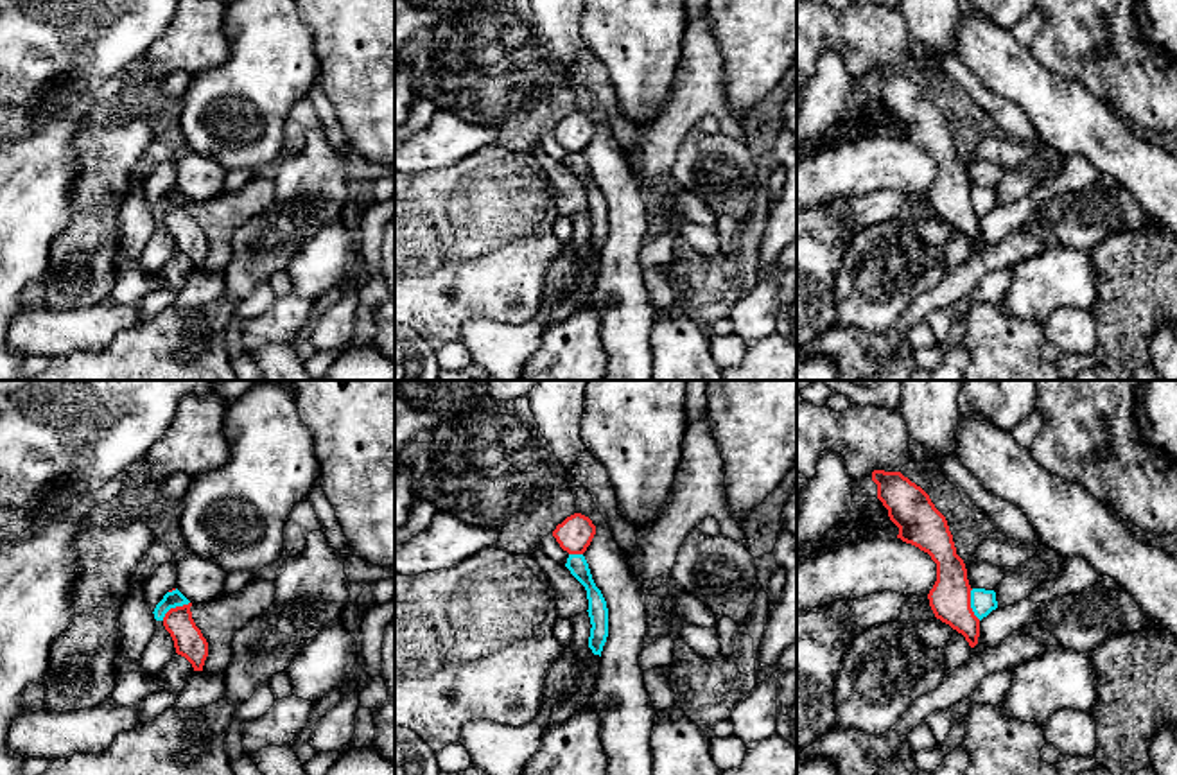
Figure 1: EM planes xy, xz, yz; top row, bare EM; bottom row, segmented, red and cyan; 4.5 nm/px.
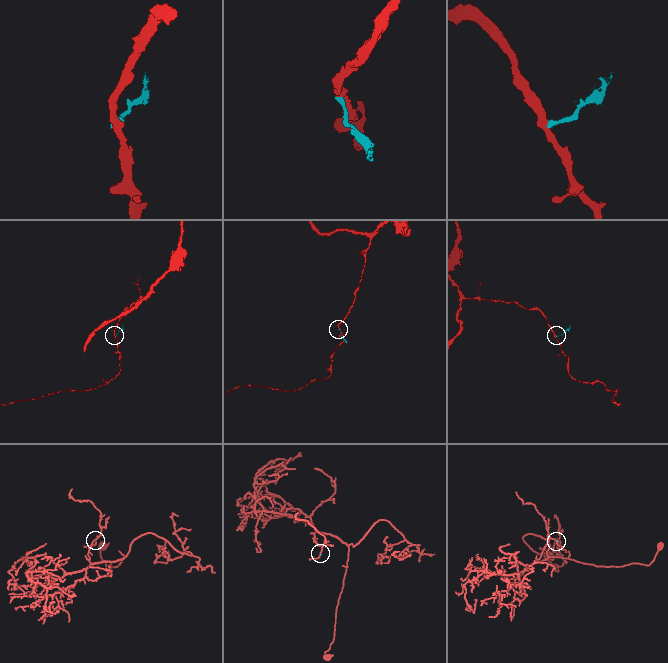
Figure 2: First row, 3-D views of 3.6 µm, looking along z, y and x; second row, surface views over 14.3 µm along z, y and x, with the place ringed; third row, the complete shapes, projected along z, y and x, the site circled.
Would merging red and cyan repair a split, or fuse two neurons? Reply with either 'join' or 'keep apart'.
keep apart

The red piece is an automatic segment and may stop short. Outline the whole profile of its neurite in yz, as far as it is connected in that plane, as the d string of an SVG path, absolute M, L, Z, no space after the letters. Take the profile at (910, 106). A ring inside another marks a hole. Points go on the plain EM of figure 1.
M874 68L872 79L877 83L877 97L899 126L897 136L928 151L937 161L937 179L928 192L935 215L962 231L974 246L980 217L971 206L967 167L956 152L946 115L922 86L901 70Z

